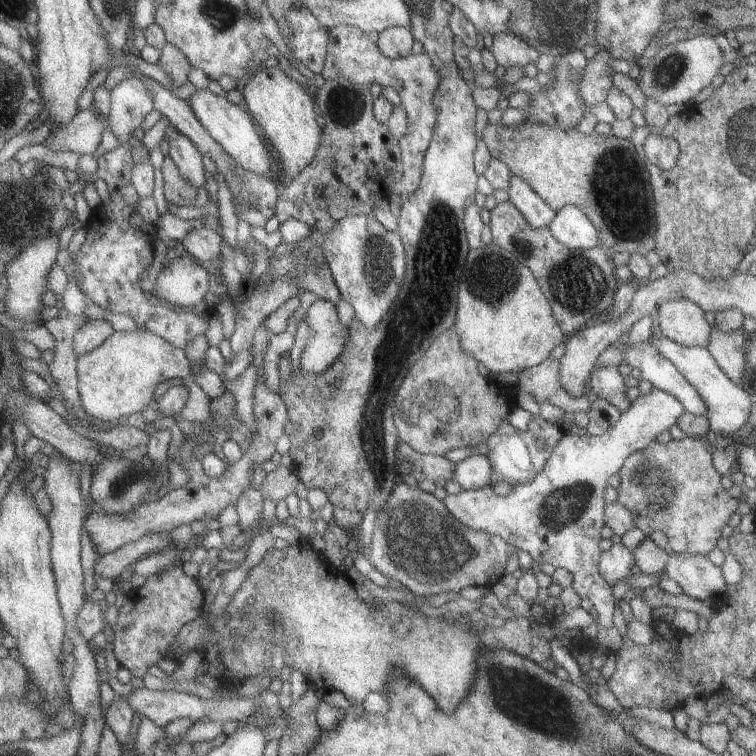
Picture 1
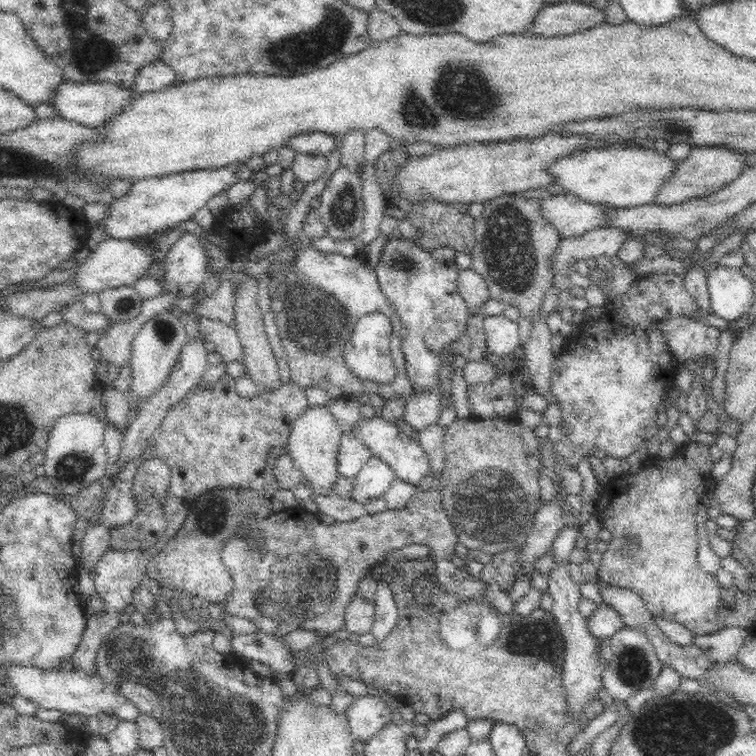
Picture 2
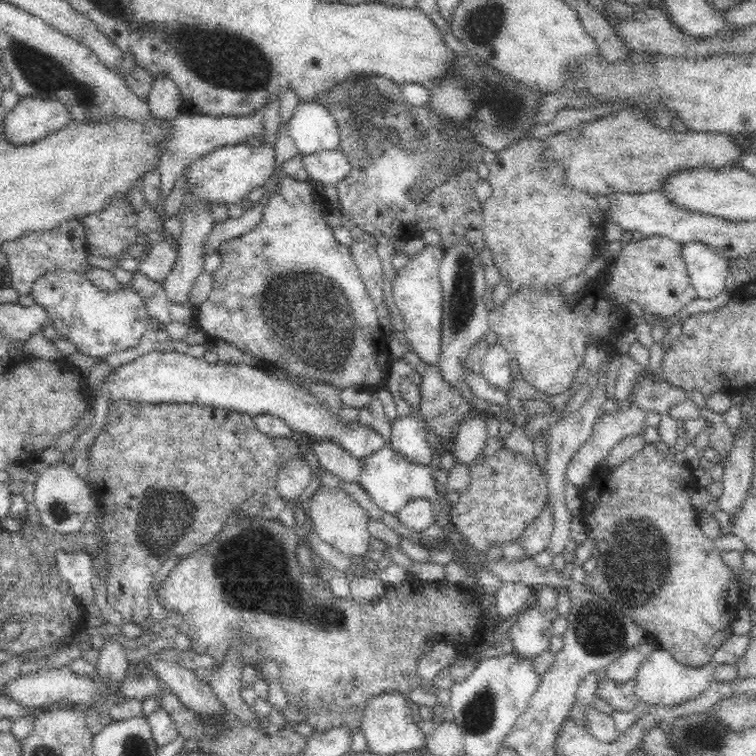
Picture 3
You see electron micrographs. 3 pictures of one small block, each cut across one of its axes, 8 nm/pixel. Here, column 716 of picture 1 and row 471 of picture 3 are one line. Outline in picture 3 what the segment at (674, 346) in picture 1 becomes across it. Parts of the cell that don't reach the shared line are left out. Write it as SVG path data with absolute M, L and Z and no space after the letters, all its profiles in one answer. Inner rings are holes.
M392 447L381 448L378 452L365 458L364 472L361 476L361 487L370 495L372 502L384 512L397 517L407 504L415 500L439 499L436 480L432 476L432 469L418 460L410 460Z

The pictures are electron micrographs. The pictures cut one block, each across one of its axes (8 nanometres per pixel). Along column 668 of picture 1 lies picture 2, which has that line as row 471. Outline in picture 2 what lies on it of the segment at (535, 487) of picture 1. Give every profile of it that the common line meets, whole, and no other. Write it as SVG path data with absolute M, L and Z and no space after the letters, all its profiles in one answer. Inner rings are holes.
M382 417L360 418L358 424L346 433L350 434L357 442L364 444L371 452L372 457L379 458L382 462L390 465L398 479L413 485L419 485L420 480L426 476L430 467L428 457L424 453L421 444L411 440L404 433L400 433L396 424L392 424Z

